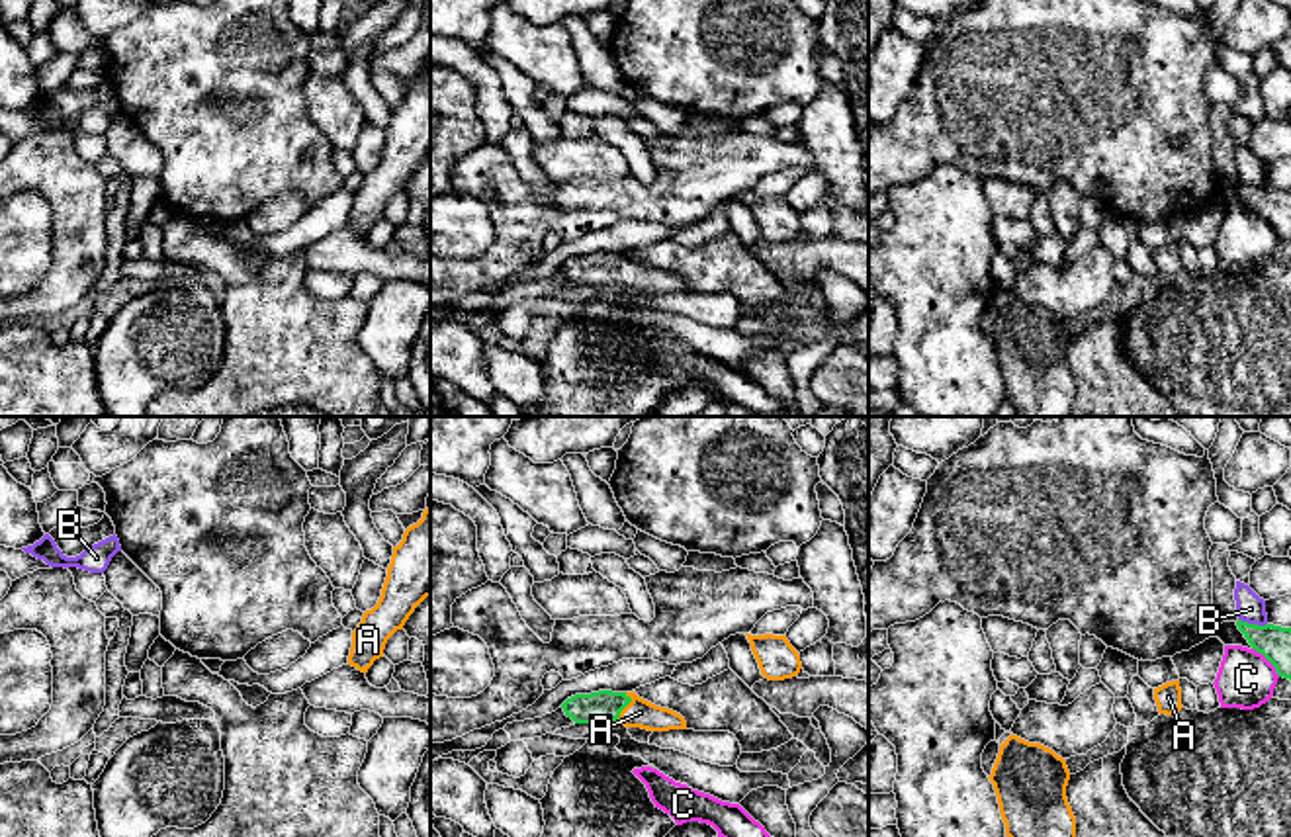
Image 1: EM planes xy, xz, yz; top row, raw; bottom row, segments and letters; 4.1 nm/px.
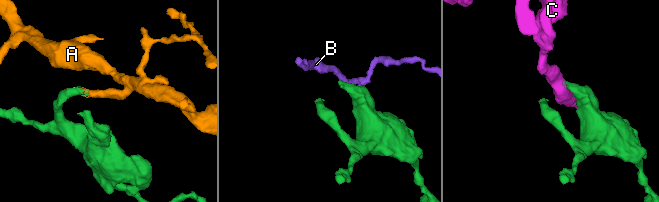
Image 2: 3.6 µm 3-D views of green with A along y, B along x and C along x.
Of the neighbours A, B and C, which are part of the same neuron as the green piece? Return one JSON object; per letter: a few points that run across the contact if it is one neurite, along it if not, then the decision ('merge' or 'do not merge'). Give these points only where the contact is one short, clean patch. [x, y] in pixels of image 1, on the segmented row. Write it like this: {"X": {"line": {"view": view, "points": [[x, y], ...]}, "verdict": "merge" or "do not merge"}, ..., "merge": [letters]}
{"A": {"line": {"view": "xz", "points": [[599, 706], [626, 704], [640, 712]]}, "verdict": "merge"}, "B": {"verdict": "do not merge"}, "C": {"verdict": "do not merge"}, "merge": ["A"]}

